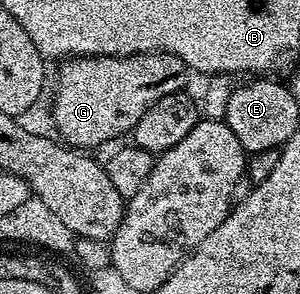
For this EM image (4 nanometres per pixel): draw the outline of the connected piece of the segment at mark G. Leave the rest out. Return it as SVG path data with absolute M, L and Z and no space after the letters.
M147 51L141 55L77 55L65 58L59 67L60 80L52 99L52 119L56 122L55 134L73 149L92 149L88 147L100 147L119 135L127 136L158 97L185 90L190 78L188 67L182 60L165 51Z

